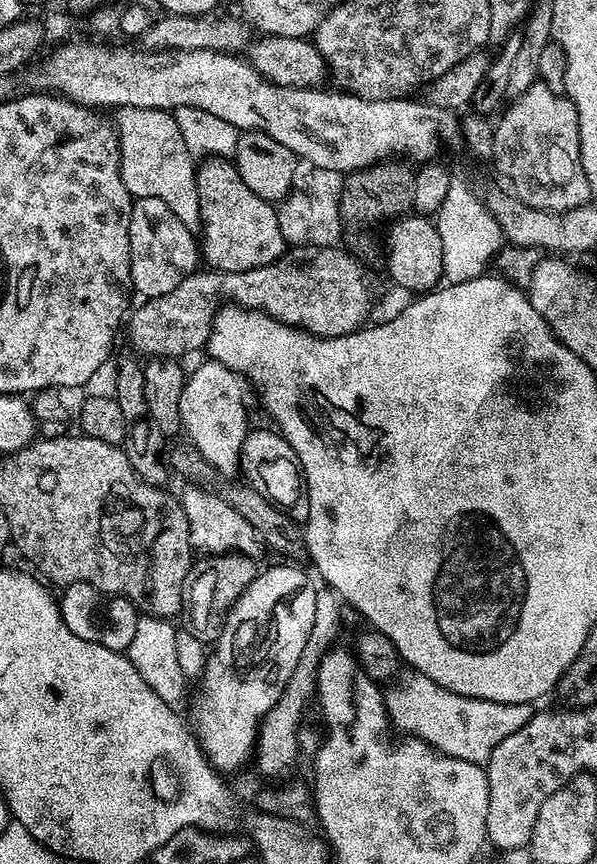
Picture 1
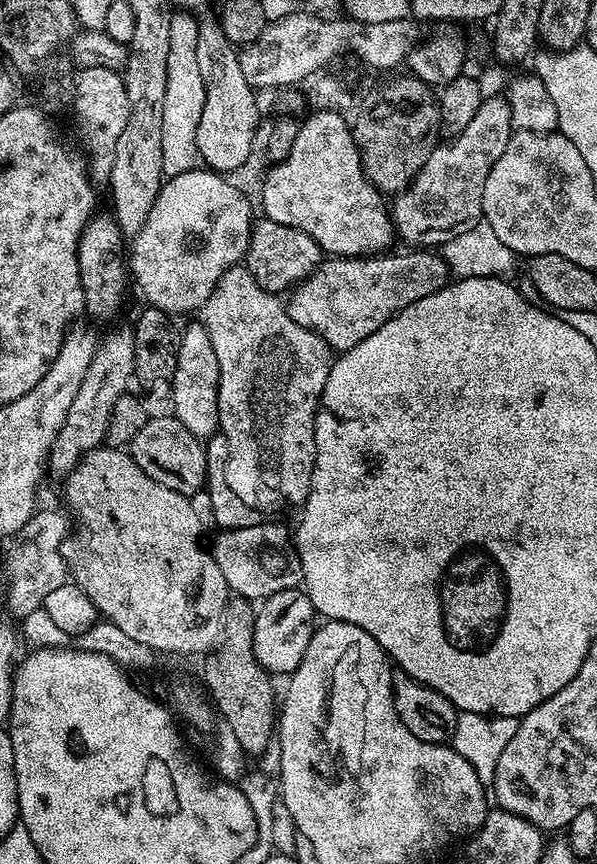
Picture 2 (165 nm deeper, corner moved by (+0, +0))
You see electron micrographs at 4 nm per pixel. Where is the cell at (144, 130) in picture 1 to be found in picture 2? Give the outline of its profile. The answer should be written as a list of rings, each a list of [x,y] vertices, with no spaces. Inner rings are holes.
[[[242,264],[230,267],[219,279],[218,286],[210,294],[202,309],[202,323],[210,334],[210,343],[214,345],[214,354],[218,354],[218,418],[220,427],[218,432],[225,436],[228,447],[228,461],[226,462],[225,482],[229,493],[244,503],[245,509],[263,510],[262,508],[280,508],[283,504],[303,505],[305,498],[310,494],[310,478],[314,470],[316,447],[314,446],[314,418],[316,405],[326,384],[326,378],[332,369],[334,353],[325,340],[318,334],[308,332],[294,318],[290,318],[288,305],[277,293],[267,292],[256,282],[253,273]]]

